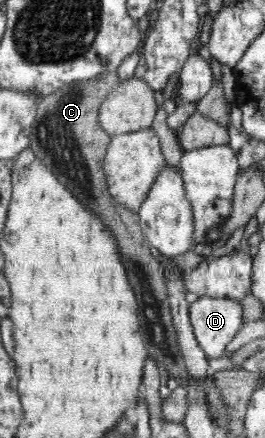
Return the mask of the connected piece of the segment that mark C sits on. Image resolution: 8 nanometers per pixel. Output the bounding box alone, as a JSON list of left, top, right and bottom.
[30,72,190,387]

